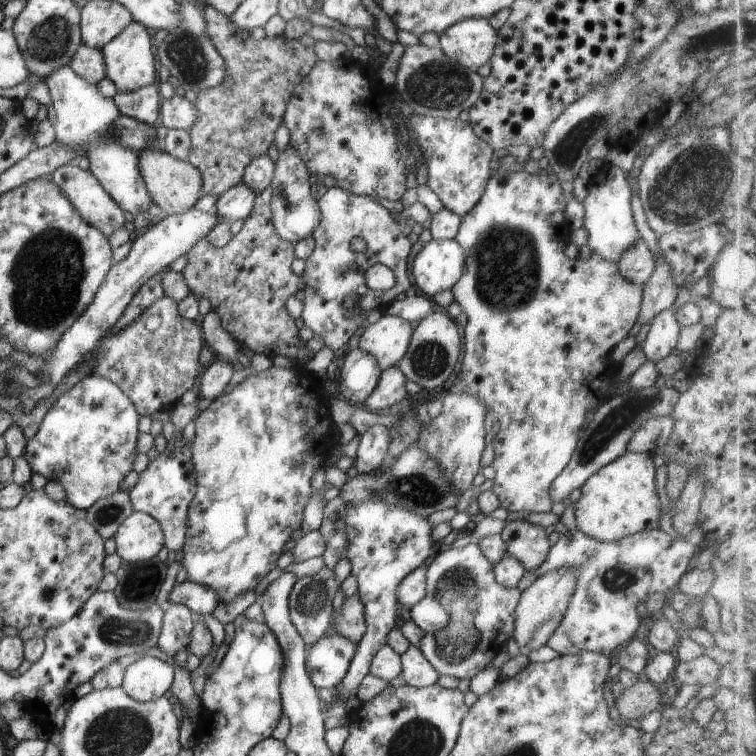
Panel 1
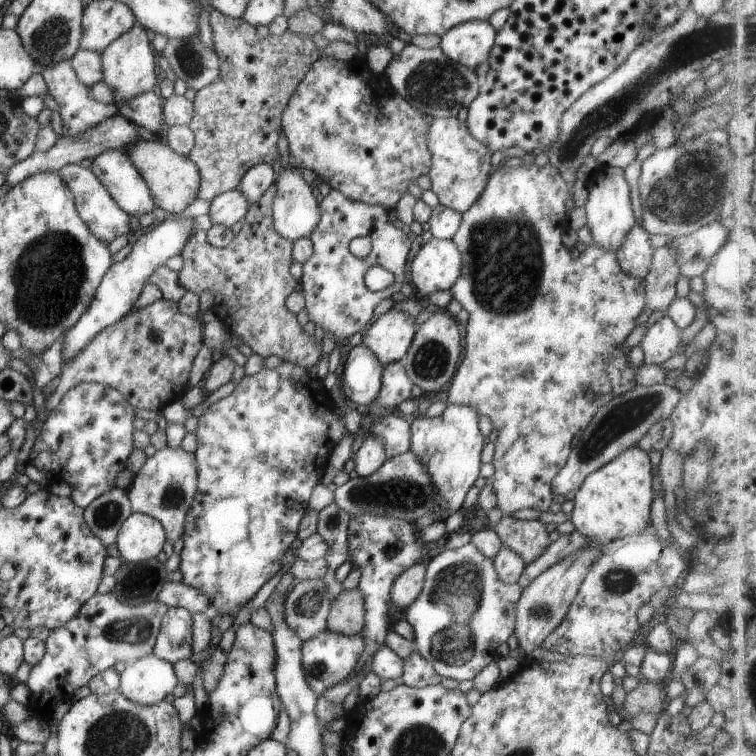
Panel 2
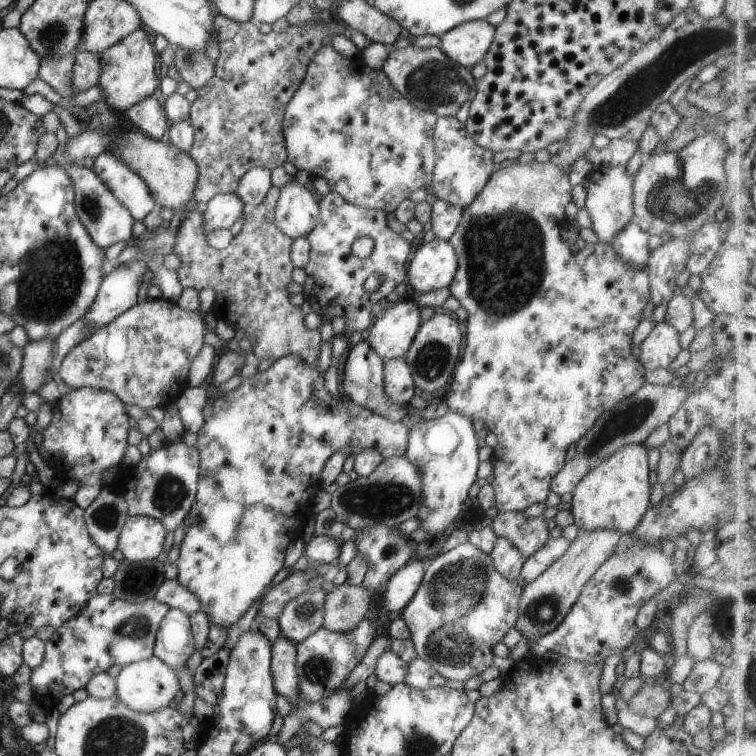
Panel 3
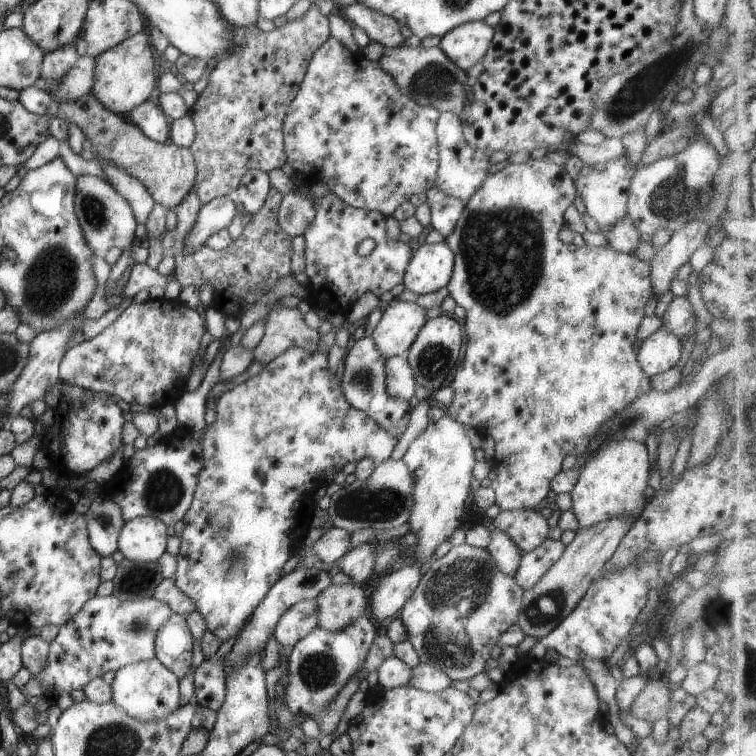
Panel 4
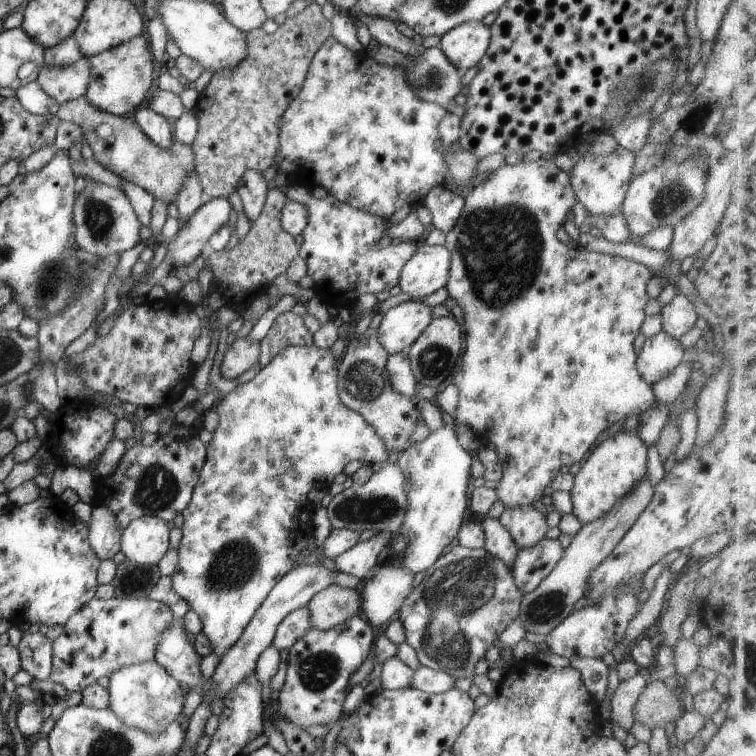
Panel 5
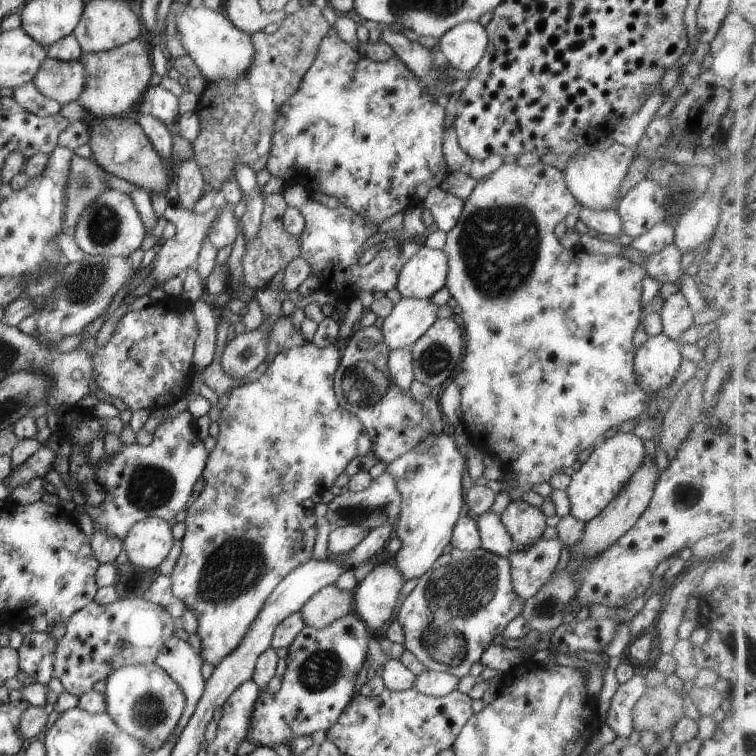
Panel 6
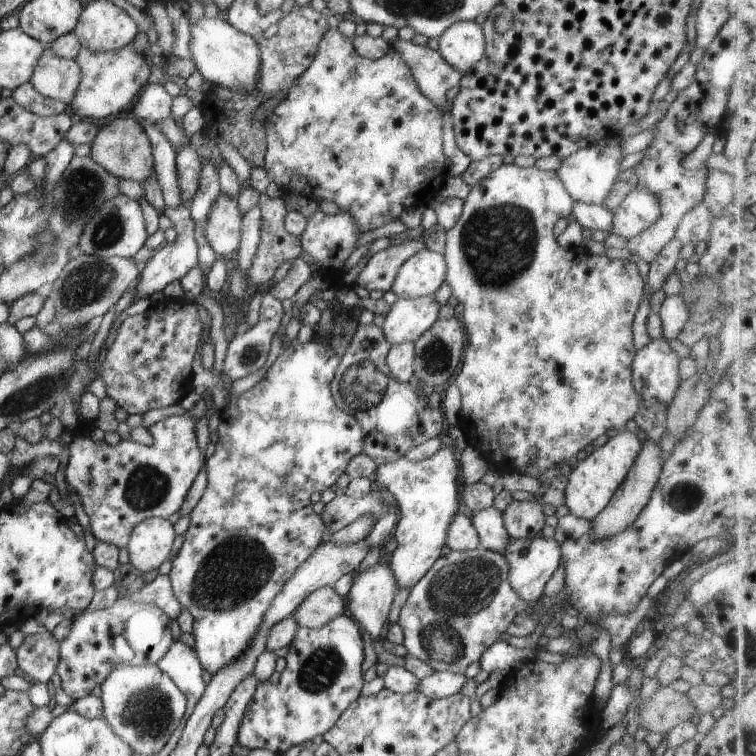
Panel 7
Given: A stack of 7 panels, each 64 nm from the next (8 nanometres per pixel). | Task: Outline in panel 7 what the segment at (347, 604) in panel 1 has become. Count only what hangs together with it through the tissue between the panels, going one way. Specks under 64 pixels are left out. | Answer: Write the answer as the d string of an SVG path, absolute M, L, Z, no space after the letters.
M325 585L308 594L291 615L299 627L316 629L340 615L345 605L345 600L333 590L332 585Z

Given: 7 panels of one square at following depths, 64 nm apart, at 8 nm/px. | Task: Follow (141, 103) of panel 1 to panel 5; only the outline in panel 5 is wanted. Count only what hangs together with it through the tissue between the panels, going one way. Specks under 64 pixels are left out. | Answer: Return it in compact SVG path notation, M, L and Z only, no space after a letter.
M139 106L132 111L132 120L145 136L160 149L166 149L174 141L172 124L160 114L153 112L148 106Z

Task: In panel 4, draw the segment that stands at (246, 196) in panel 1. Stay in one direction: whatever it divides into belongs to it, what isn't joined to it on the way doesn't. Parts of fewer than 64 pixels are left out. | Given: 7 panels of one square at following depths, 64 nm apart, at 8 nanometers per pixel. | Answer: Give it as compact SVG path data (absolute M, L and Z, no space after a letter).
M221 195L201 205L196 221L182 240L182 248L192 253L213 233L226 228L235 215L235 205L228 195Z

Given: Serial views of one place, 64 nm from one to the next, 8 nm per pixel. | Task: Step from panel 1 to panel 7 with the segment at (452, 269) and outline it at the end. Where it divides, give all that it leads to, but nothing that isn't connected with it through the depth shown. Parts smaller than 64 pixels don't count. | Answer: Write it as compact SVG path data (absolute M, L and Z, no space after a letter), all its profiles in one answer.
M423 247L401 263L389 290L399 299L412 299L431 294L443 282L445 267L441 253L434 253Z

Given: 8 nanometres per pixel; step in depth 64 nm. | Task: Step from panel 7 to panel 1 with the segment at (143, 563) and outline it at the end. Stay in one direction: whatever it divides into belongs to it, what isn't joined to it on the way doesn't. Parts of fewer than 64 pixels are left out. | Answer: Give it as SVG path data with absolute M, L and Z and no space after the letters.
M132 511L115 535L116 554L126 563L138 562L156 556L163 547L163 534L159 524L149 514Z

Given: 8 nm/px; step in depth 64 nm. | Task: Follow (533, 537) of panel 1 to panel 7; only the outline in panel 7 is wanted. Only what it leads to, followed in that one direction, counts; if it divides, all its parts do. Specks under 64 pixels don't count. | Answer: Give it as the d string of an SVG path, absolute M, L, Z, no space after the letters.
M511 499L502 511L502 523L511 541L540 536L544 518L541 503L537 501Z

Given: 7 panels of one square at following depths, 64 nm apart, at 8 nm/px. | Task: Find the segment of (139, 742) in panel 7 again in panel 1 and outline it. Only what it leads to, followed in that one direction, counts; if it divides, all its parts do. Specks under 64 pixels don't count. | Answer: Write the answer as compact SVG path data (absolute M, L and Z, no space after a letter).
M145 655L124 669L121 688L138 702L148 702L168 695L174 667L153 656Z

